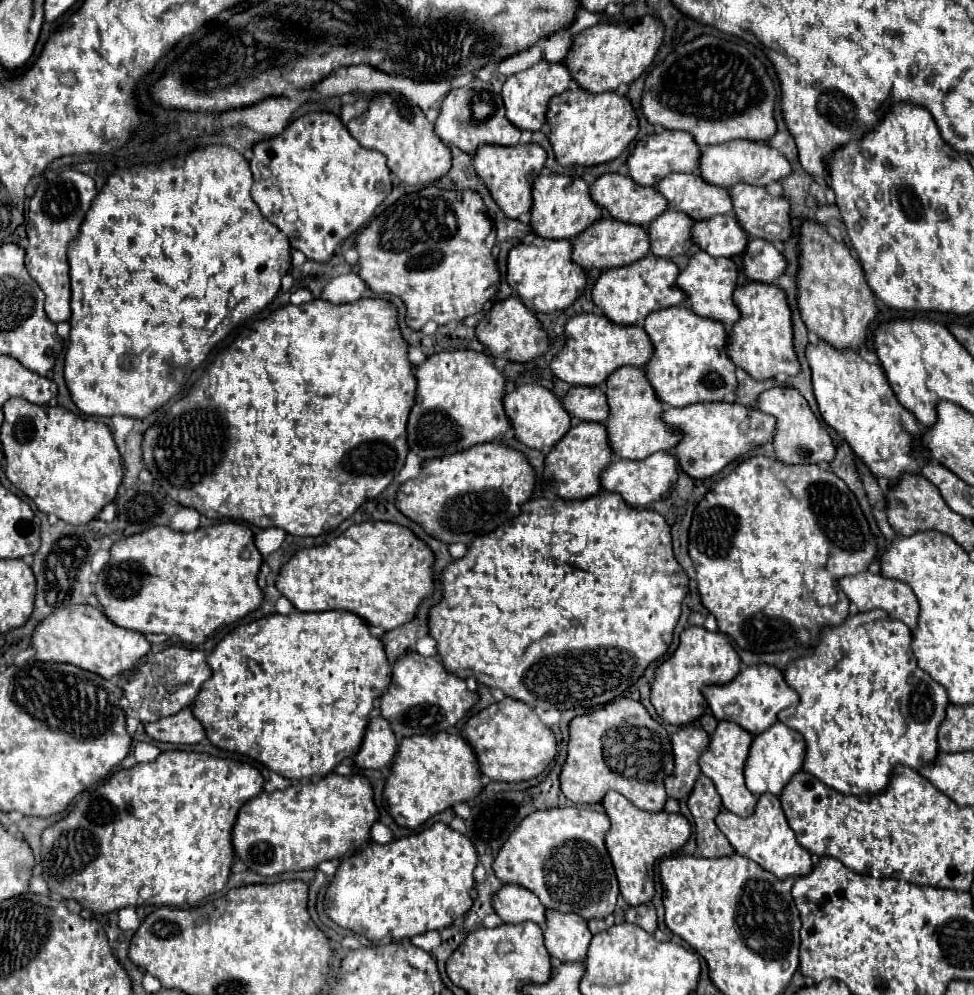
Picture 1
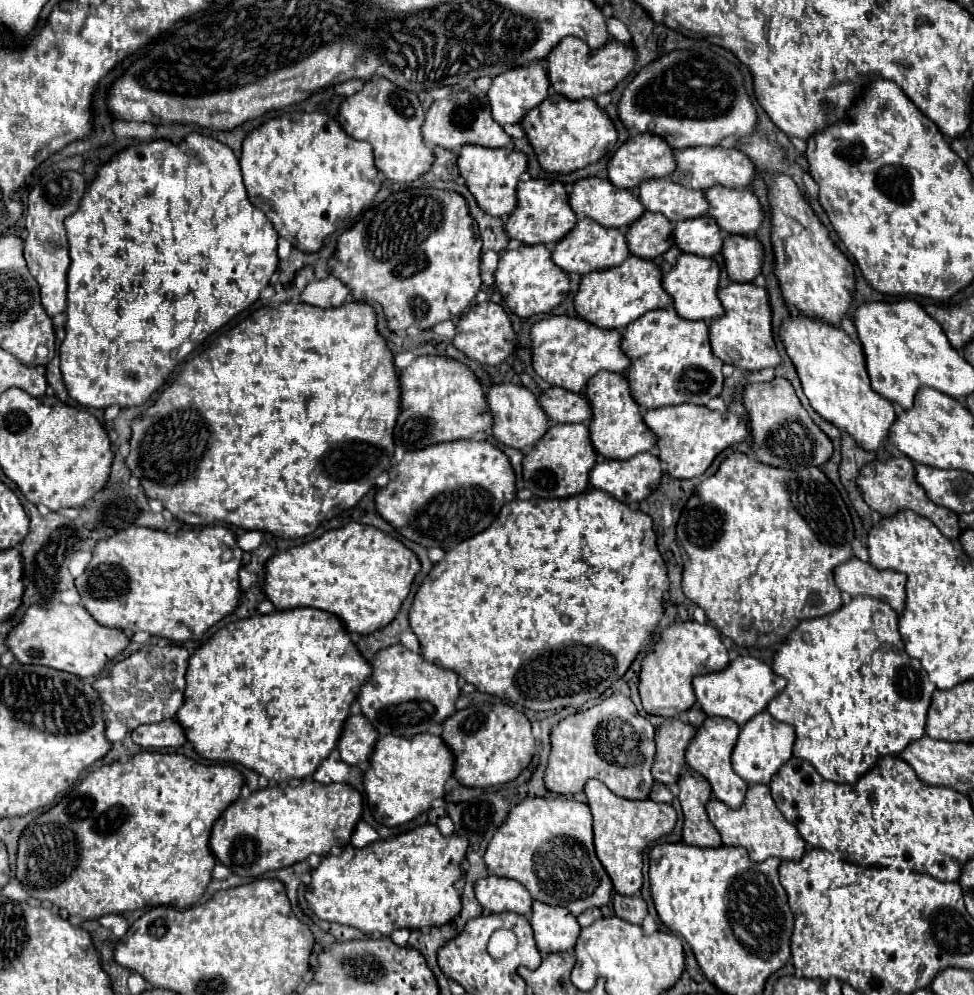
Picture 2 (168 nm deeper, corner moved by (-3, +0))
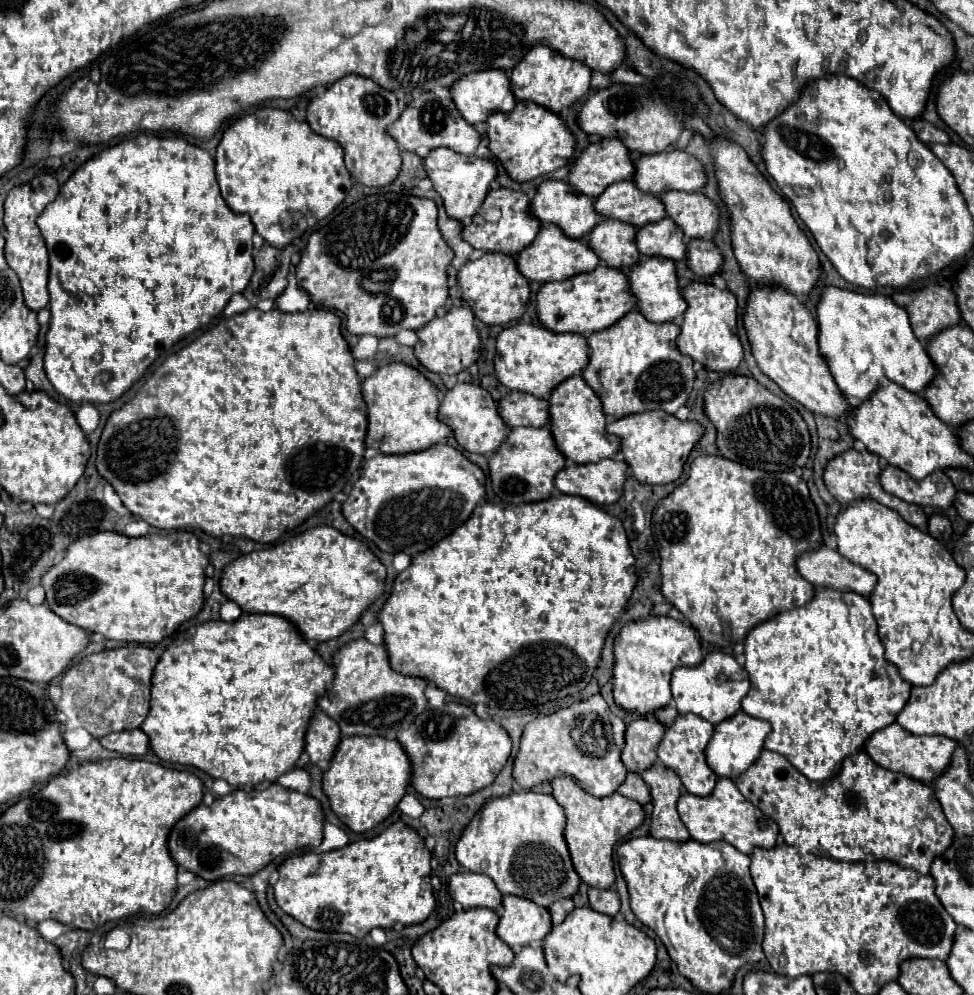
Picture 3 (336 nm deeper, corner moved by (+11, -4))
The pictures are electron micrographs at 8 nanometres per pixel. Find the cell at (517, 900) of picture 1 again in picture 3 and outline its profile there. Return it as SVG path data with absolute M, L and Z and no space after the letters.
M460 870L448 878L448 894L454 902L464 908L490 908L496 910L502 904L502 894L496 890L494 882L478 872Z

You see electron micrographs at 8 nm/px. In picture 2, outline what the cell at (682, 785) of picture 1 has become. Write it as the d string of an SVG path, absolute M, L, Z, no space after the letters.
M666 720L656 730L656 764L652 768L652 776L656 782L674 786L682 770L686 768L686 748L690 746L690 740L694 740L696 728L682 722L682 720Z

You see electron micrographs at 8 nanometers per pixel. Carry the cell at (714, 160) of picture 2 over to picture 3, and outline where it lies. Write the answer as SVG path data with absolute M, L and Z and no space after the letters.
M672 148L652 156L638 156L634 160L632 182L648 194L662 194L668 190L700 192L706 176L694 156Z

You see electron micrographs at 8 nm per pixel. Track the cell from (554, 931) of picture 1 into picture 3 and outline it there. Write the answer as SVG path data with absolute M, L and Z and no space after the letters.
M520 896L502 898L502 914L496 926L496 934L518 952L520 946L530 942L542 942L550 932L552 920L546 908L532 904L532 900L522 900Z

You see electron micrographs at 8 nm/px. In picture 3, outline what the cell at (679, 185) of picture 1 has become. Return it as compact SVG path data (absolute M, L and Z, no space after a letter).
M630 180L614 182L594 202L594 210L604 218L628 222L636 228L658 222L666 216L664 204L654 194L640 192Z

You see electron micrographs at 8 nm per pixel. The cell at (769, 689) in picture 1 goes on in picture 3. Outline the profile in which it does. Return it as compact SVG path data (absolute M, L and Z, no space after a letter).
M708 652L698 666L682 666L672 672L672 698L680 714L698 714L710 724L720 724L722 720L734 716L740 710L742 698L748 694L750 682L746 670L734 660L734 656L724 652Z

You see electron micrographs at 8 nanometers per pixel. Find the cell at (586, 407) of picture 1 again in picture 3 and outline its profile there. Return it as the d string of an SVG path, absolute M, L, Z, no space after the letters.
M510 392L498 402L498 412L508 428L536 426L542 428L550 422L548 402L524 392Z

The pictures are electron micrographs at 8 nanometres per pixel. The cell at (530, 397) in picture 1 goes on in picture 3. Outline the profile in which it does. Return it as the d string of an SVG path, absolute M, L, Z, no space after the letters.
M456 384L454 388L450 388L440 402L438 416L442 418L444 424L448 424L452 428L456 442L464 450L484 454L484 456L490 456L492 452L496 452L496 448L502 444L504 436L508 436L508 432L510 432L510 428L506 428L504 420L500 418L496 402L488 394L488 390L484 390L476 384Z

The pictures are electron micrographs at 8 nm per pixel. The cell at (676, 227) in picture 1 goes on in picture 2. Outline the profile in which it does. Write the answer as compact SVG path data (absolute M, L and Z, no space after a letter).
M644 212L644 216L636 224L632 224L626 232L630 252L646 260L652 260L664 254L674 246L672 230L674 230L674 224L666 220L666 216Z

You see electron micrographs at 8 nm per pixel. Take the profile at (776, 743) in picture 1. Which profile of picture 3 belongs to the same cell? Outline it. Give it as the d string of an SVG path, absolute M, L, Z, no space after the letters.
M740 710L736 716L732 716L732 720L724 720L724 724L714 726L712 742L708 742L708 746L704 750L708 766L712 768L712 772L716 776L736 778L740 772L744 772L760 756L760 752L764 748L764 740L770 734L770 730L772 728L766 720L752 718Z

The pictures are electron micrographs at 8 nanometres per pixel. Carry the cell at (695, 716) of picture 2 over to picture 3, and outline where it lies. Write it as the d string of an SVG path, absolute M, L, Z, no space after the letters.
M666 704L666 706L664 706L664 708L660 708L658 712L654 712L654 716L656 716L656 720L658 720L660 724L670 726L670 724L674 722L674 718L678 716L678 710L676 710L676 706L674 706L674 704Z

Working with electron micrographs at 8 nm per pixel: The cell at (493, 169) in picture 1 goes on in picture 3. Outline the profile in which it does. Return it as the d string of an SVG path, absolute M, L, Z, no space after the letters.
M434 148L424 158L424 170L426 176L432 182L432 188L440 194L444 200L444 210L454 220L470 220L480 204L484 202L484 196L488 194L490 182L496 178L496 166L492 160L476 158L476 156L464 156L458 152L452 152L448 148Z

